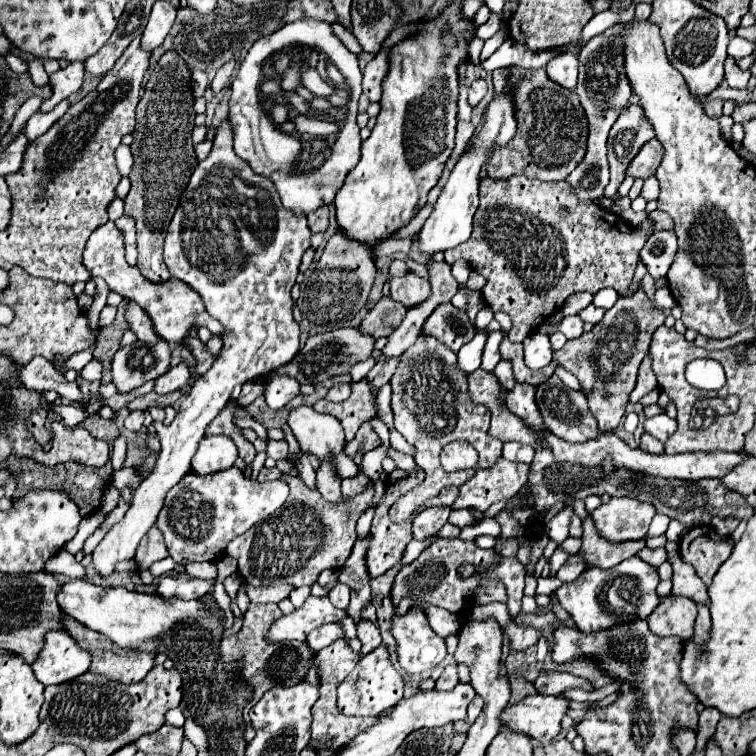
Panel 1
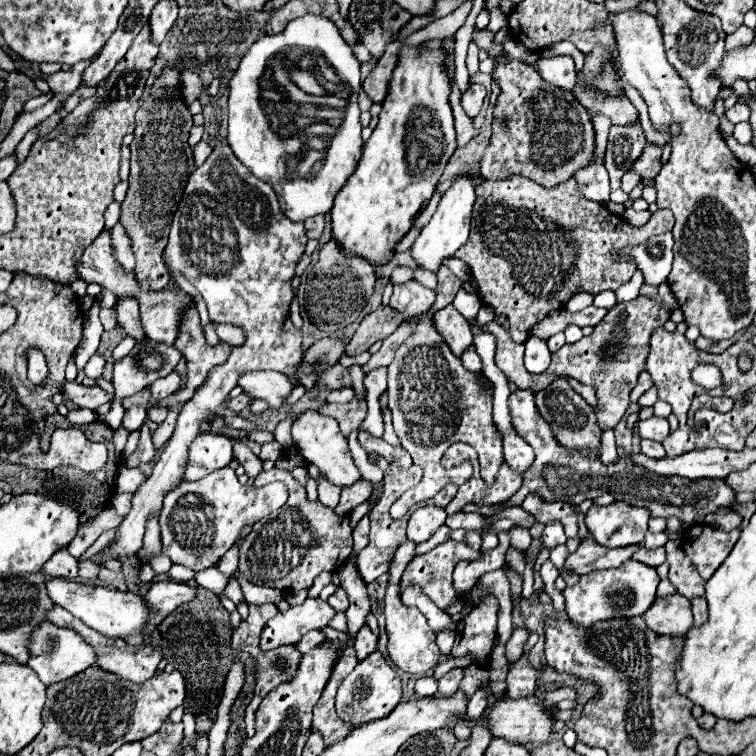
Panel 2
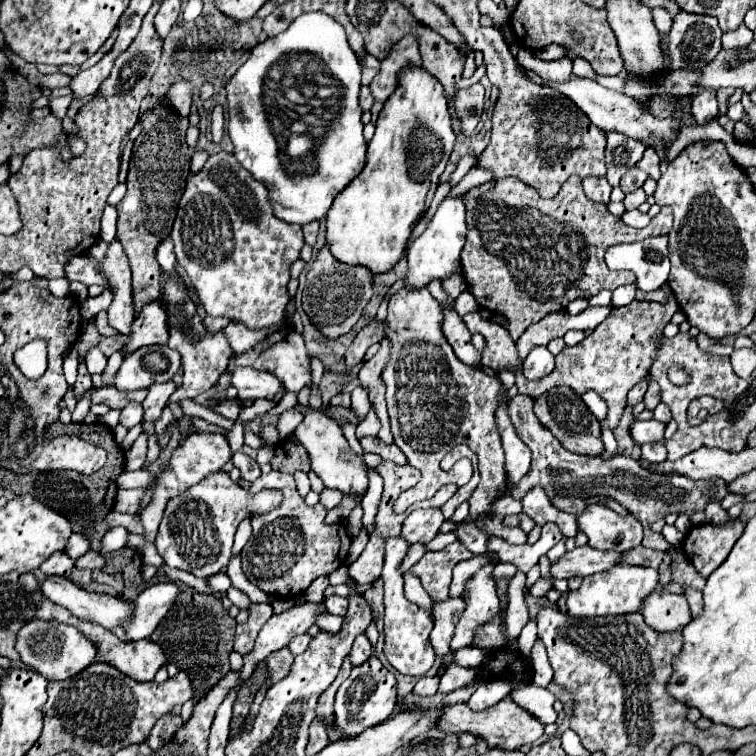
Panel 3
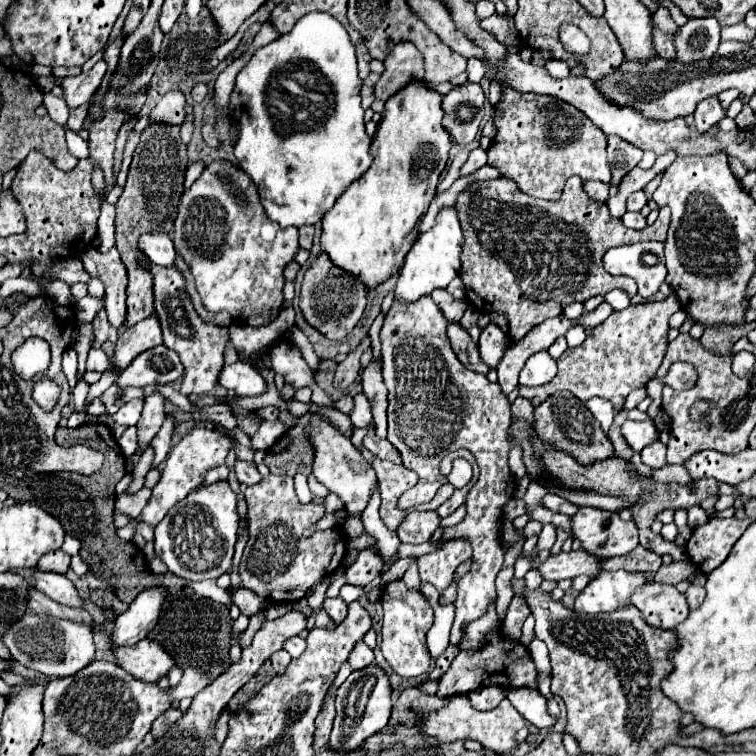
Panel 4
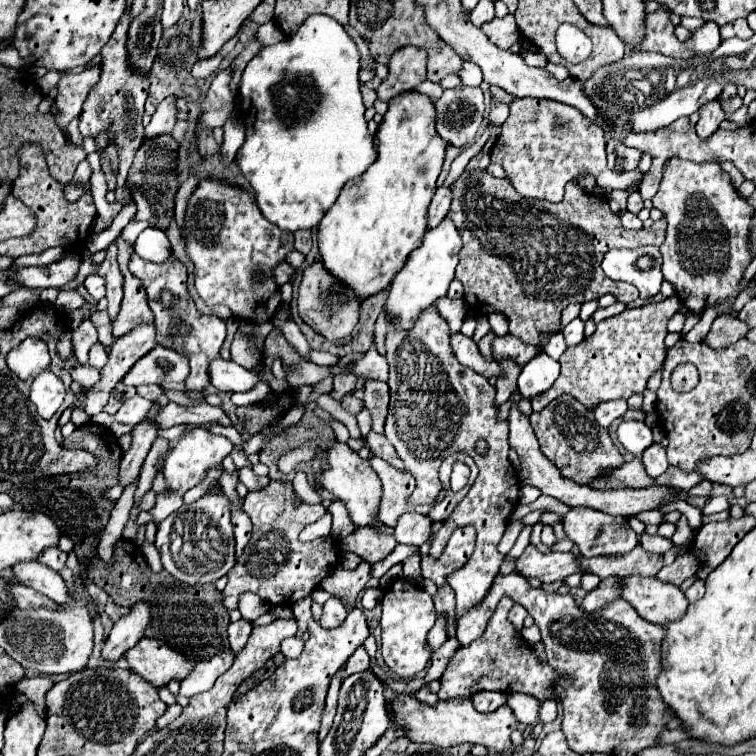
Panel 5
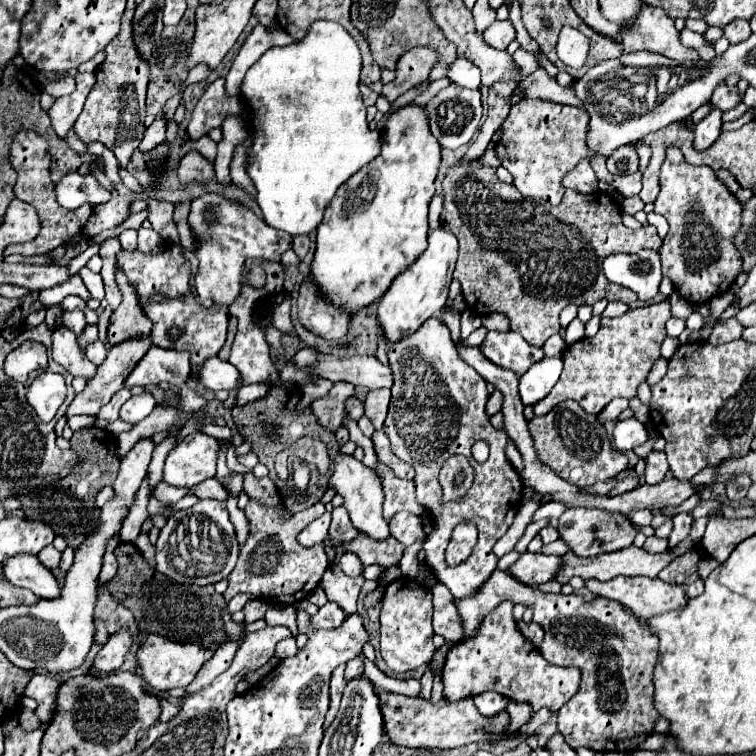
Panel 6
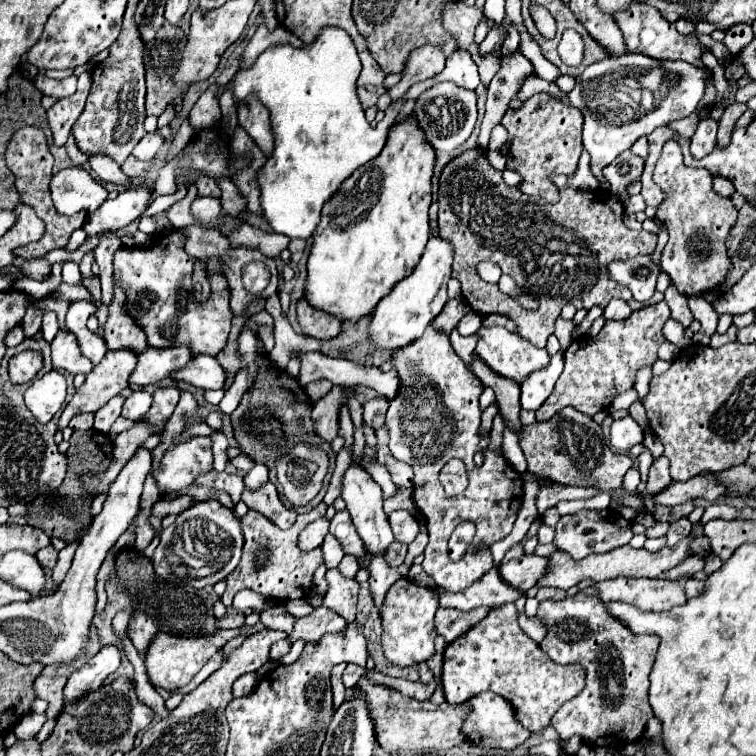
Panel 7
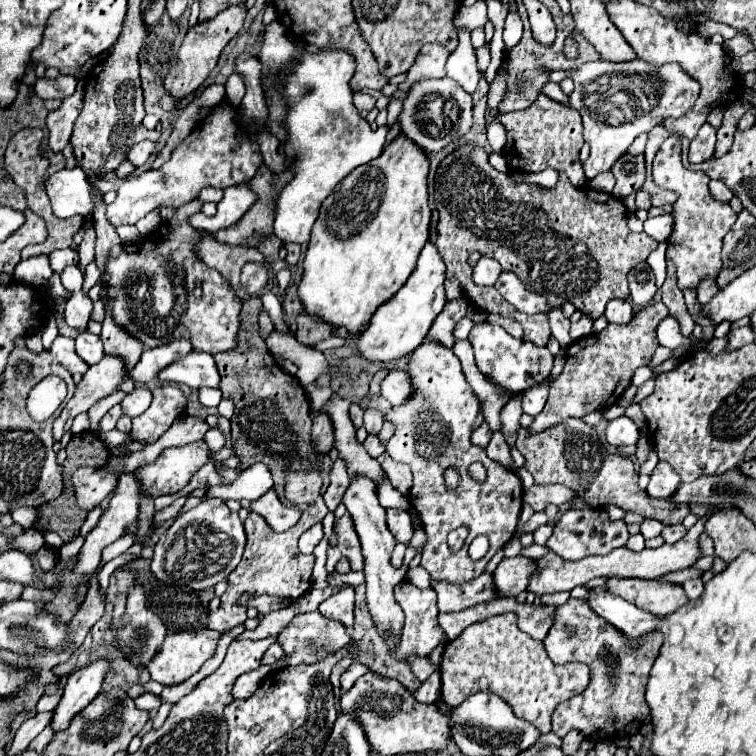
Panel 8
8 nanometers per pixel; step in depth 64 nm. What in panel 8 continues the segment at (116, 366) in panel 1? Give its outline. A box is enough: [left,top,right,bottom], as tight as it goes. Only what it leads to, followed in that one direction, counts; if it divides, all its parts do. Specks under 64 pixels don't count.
[128,340,192,384]

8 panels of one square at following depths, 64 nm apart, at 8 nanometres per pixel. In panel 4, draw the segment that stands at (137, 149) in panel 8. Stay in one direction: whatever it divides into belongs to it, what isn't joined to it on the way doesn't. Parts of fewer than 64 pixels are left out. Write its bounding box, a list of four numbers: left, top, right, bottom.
[150,90,188,124]

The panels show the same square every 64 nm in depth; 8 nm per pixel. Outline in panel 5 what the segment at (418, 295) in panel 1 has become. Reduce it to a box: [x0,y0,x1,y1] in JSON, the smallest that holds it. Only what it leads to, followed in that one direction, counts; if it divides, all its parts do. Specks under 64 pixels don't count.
[384,308,520,622]

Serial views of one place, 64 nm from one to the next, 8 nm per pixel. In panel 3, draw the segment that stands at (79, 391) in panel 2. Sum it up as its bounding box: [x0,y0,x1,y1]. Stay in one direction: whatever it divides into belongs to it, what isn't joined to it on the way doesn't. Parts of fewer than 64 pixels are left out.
[82,386,148,408]

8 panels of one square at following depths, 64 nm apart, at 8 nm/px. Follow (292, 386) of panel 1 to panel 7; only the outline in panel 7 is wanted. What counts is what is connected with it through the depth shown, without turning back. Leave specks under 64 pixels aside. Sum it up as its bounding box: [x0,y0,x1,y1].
[174,356,228,390]

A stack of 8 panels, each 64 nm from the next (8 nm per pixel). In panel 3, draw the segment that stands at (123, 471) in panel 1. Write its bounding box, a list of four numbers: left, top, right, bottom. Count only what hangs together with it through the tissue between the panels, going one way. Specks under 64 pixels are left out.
[116,470,152,488]

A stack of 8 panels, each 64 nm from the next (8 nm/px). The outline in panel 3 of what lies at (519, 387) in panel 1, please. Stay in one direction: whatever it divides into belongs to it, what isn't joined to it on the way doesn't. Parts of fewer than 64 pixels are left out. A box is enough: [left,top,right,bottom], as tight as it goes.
[508,394,728,550]

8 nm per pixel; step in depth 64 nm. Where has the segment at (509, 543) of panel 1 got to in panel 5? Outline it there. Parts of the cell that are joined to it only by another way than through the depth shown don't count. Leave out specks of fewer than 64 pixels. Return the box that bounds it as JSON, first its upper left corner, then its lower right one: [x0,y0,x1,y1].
[508,604,528,634]

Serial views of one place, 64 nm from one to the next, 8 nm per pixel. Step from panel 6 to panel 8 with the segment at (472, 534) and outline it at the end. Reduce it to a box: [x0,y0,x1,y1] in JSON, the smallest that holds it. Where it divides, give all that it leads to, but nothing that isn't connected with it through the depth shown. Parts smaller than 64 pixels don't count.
[448,526,468,552]

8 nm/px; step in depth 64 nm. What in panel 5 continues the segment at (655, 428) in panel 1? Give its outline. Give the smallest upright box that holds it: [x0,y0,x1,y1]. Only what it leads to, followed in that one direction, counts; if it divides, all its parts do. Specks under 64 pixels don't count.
[618,420,652,459]

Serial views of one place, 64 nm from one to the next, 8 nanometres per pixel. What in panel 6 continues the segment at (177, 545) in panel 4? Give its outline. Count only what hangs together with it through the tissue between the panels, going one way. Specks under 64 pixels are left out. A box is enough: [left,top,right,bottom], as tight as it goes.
[156,498,238,584]

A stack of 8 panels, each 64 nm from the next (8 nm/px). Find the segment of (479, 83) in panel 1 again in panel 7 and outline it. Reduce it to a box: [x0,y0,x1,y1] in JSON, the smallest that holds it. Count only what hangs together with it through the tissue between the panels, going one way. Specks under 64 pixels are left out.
[414,82,478,152]

